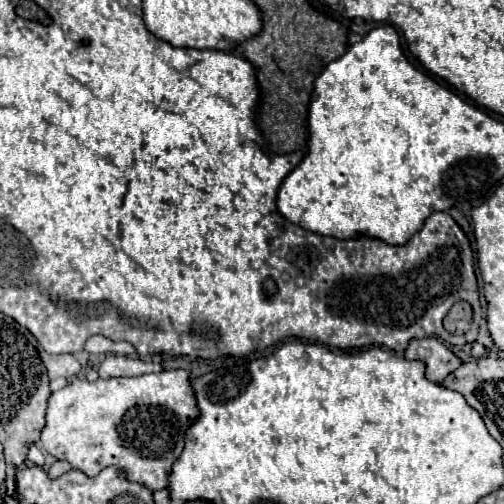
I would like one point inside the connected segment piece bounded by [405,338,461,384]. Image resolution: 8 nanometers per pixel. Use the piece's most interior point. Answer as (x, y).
(440, 361)

